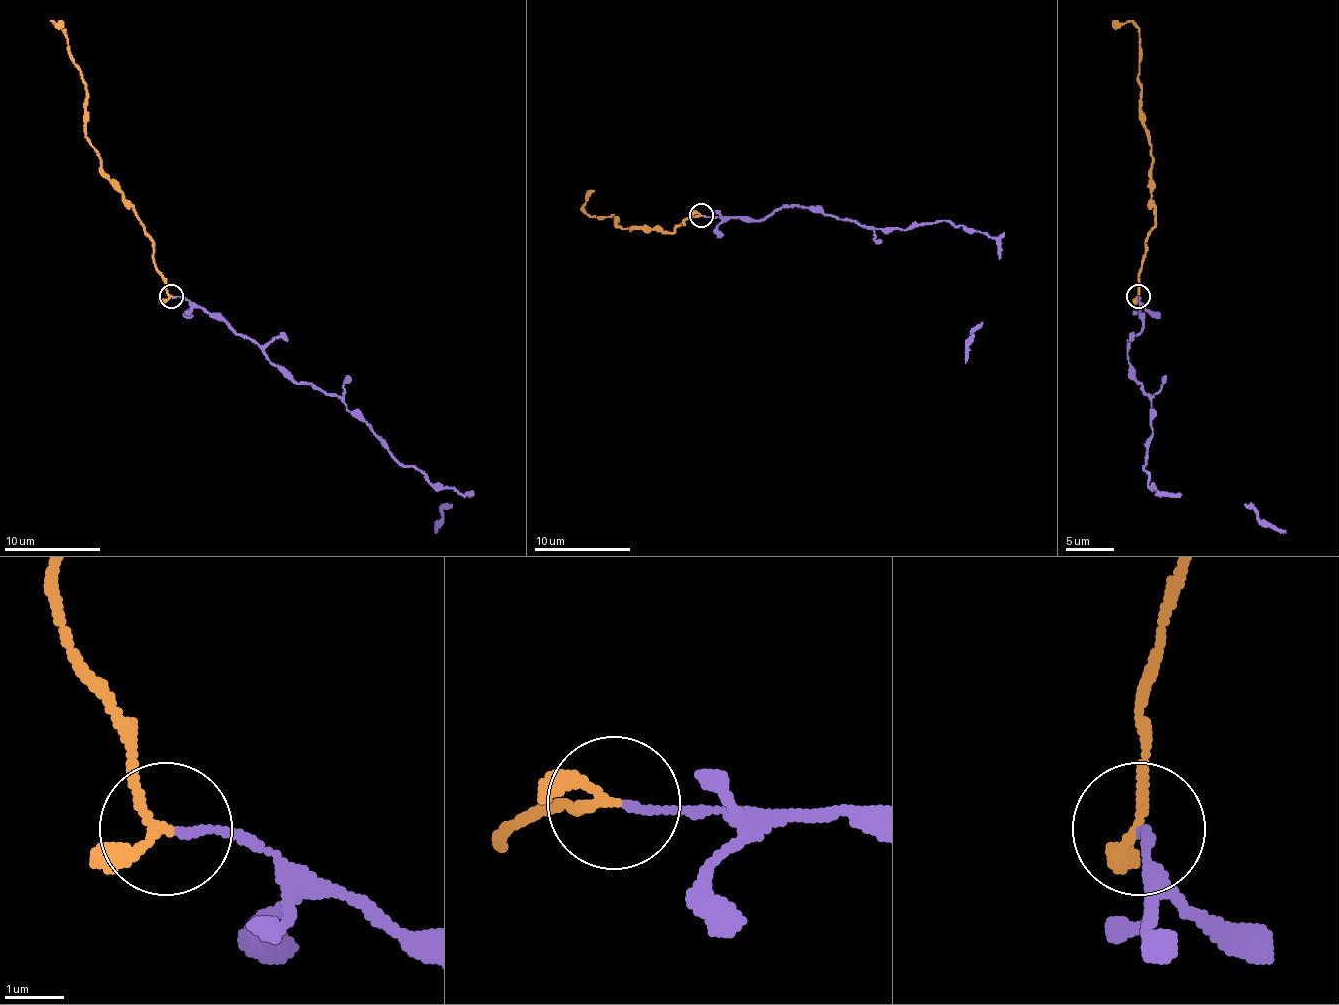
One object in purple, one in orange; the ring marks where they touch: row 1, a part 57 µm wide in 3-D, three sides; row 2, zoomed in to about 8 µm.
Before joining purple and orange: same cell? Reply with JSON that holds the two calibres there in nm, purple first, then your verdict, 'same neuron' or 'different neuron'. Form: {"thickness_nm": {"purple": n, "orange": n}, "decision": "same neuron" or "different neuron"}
{"thickness_nm": {"purple": 110, "orange": 160}, "decision": "same neuron"}

